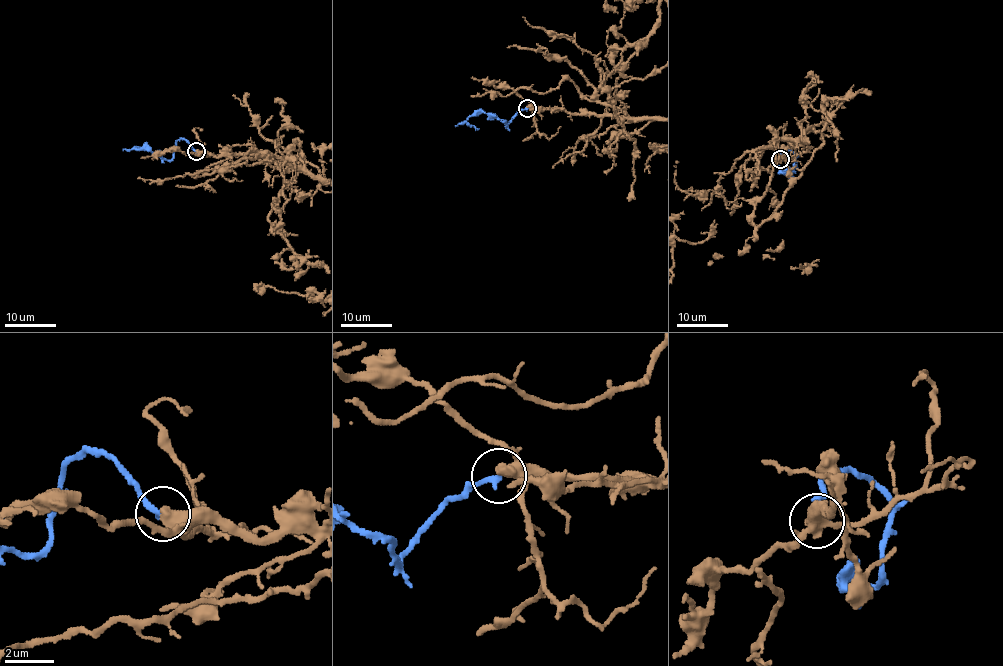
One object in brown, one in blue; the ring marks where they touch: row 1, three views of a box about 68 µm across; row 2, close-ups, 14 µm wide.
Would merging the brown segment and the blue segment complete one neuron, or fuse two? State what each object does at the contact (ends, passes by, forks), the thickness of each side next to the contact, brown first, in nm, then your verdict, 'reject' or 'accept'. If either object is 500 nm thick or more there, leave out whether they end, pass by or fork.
brown passes by; blue ends; calibres 400 and 240 nm; accept

